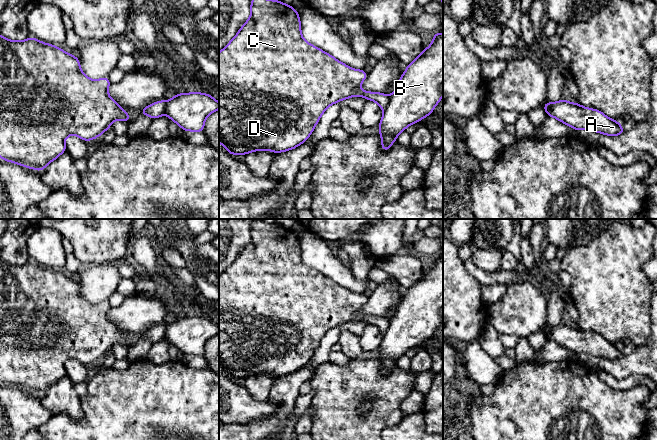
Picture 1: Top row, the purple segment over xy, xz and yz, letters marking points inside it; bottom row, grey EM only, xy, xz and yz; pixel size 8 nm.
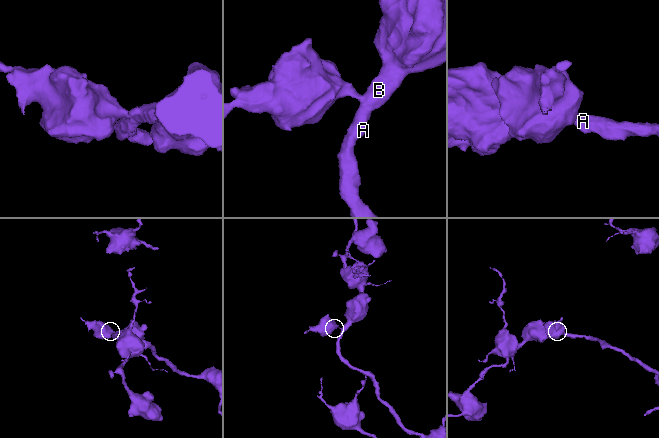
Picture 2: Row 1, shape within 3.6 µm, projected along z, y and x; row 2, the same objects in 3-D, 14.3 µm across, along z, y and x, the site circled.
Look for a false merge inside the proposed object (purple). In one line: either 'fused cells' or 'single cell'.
fused cells

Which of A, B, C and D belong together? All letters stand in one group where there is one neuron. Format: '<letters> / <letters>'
A B / C D

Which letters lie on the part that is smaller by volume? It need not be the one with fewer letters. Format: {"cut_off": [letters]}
{"cut_off": ["C", "D"]}

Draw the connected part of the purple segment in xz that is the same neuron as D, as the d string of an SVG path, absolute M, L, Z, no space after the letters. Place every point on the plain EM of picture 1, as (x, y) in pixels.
M254 220L250 235L250 242L219 276L219 367L229 378L246 379L259 374L276 378L292 374L310 361L330 329L356 319L375 325L382 333L387 331L389 320L359 312L368 300L366 295L352 293L304 264L298 235L292 229Z

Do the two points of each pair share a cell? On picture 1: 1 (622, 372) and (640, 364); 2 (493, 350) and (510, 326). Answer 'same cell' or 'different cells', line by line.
1: same cell
2: different cells

